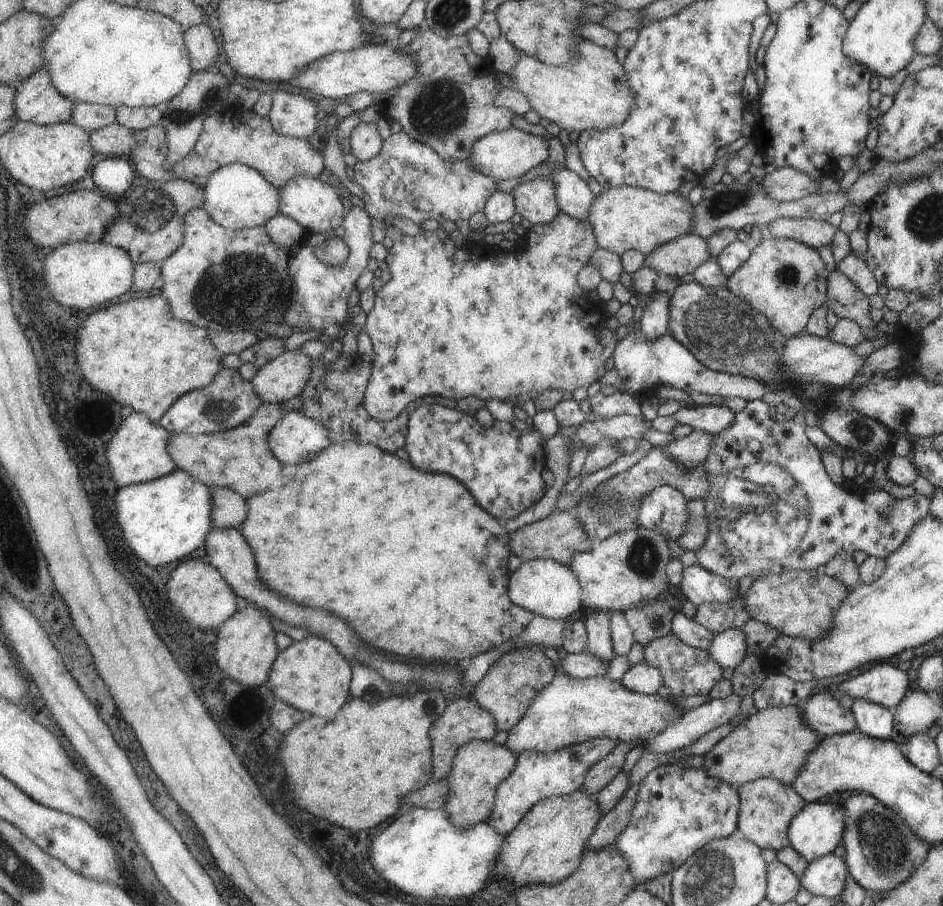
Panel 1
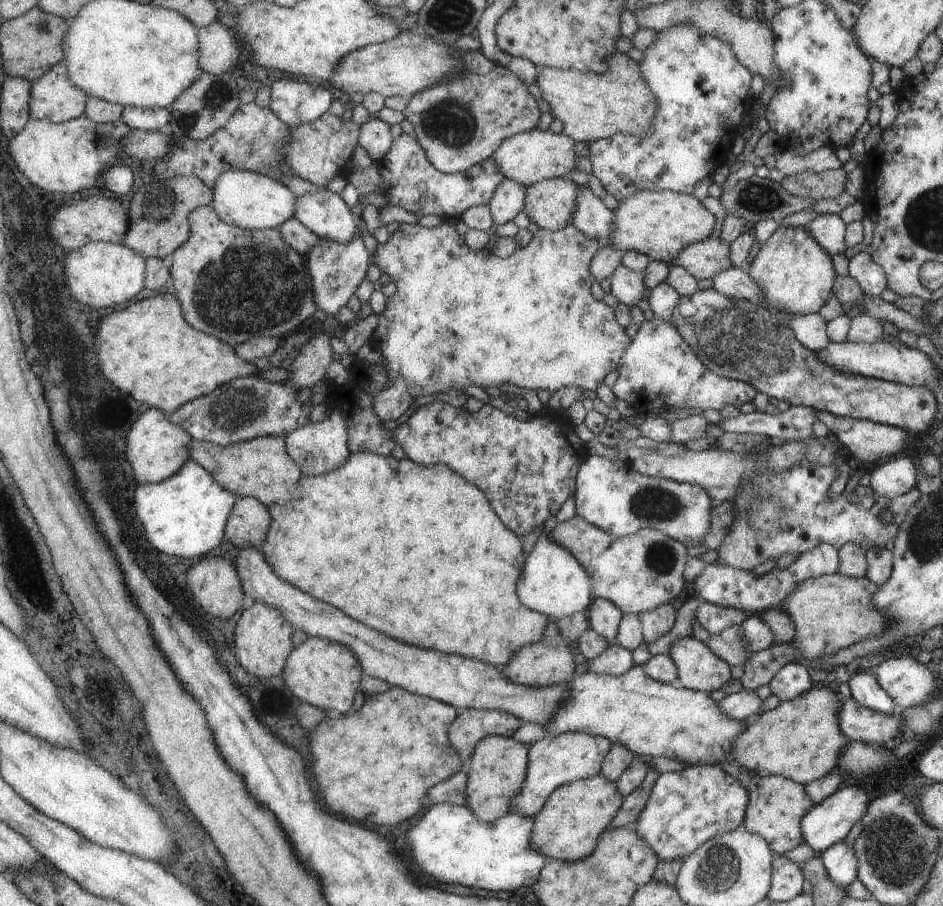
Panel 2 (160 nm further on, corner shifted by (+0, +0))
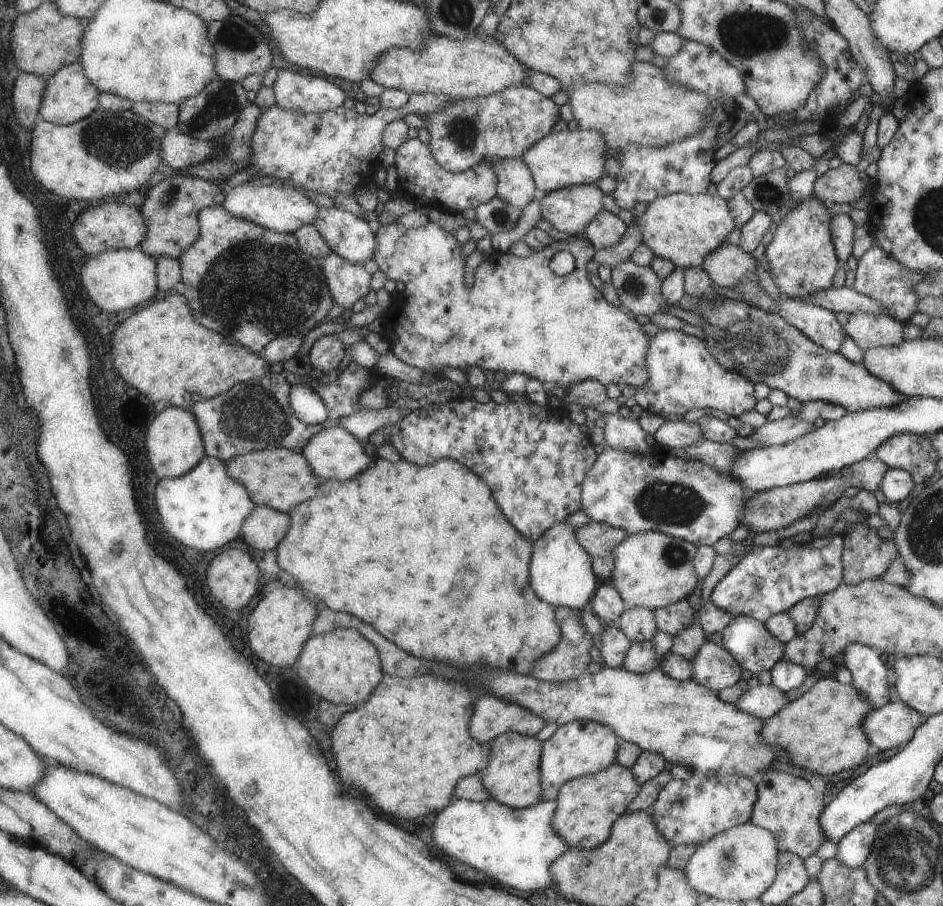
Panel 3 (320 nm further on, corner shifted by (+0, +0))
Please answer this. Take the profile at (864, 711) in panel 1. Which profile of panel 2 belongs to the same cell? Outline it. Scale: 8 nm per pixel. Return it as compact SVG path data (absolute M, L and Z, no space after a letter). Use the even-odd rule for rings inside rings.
M873 671L851 674L847 684L850 689L850 697L862 708L879 712L879 714L887 714L887 716L896 713L895 702L879 688L879 684L873 676Z

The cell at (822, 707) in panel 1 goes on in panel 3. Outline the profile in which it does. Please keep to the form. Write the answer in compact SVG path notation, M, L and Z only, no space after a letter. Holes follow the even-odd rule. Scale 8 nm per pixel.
M892 699L880 708L873 707L872 710L869 710L869 714L861 722L861 732L865 733L865 738L869 741L871 749L889 753L891 750L896 751L911 740L914 730L921 726L922 719L923 717L915 710Z

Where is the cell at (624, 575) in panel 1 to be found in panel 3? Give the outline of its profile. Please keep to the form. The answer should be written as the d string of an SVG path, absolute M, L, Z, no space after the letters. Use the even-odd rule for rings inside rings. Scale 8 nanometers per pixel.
M648 531L627 535L613 548L613 588L617 589L624 600L626 609L649 608L656 610L677 603L685 598L697 584L693 568L696 546L667 534Z

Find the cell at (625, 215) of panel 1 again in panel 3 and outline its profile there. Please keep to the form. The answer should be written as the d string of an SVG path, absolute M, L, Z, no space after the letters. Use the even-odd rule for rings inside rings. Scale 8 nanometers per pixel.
M685 193L655 196L639 216L633 218L633 226L641 232L641 243L654 256L669 260L674 267L685 269L701 267L709 252L721 247L725 236L735 228L727 202L718 195Z

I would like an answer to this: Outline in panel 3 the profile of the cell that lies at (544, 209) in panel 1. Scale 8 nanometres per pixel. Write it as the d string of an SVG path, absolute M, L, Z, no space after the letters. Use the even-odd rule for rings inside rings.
M593 183L557 188L537 195L539 214L553 229L580 235L585 224L602 210L603 193Z

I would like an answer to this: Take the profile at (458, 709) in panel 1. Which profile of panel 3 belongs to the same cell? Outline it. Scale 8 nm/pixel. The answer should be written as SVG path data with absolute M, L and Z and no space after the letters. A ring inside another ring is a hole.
M479 692L469 732L477 742L489 745L497 736L507 732L533 737L544 725L544 720L527 708L489 692Z

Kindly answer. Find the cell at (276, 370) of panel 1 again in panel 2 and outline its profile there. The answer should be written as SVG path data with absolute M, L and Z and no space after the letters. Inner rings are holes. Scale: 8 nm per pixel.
M316 333L300 350L298 359L288 370L291 379L285 383L293 383L299 390L305 386L312 388L326 378L327 368L333 362L333 352L332 338L325 333Z

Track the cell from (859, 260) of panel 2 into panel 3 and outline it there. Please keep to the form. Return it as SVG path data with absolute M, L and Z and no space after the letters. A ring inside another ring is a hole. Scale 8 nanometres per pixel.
M874 244L857 259L852 290L874 300L879 300L889 310L889 314L893 316L894 320L908 323L909 316L913 312L917 313L918 296L913 294L913 286L918 281L917 272L905 270L897 260L893 260L889 254L885 254L881 248Z

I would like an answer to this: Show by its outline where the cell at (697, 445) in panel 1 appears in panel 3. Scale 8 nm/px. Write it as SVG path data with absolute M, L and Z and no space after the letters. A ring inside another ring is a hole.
M787 415L781 420L766 421L765 424L755 428L752 433L747 436L754 442L764 445L779 445L785 442L791 442L795 438L801 438L805 432L814 430L813 424L809 422L801 422Z

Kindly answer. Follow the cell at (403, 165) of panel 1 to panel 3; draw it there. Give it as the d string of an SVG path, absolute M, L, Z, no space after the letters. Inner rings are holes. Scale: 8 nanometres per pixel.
M413 138L396 151L397 190L405 194L406 200L415 207L424 203L434 217L450 218L468 208L476 210L481 204L491 202L498 196L499 178L493 168L495 164L497 161L483 161L465 172L449 173L435 160L428 144L421 142L419 138Z

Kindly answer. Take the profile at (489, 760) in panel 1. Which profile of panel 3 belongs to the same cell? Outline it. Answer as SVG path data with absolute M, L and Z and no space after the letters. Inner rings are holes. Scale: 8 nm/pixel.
M507 732L489 744L492 750L489 766L481 772L492 797L516 809L524 809L541 801L540 741L535 737Z

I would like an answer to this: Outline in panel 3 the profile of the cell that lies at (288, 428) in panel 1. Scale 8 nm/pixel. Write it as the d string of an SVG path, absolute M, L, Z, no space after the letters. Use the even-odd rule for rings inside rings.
M340 425L321 430L313 436L303 454L313 472L327 480L355 478L373 462L361 440Z

